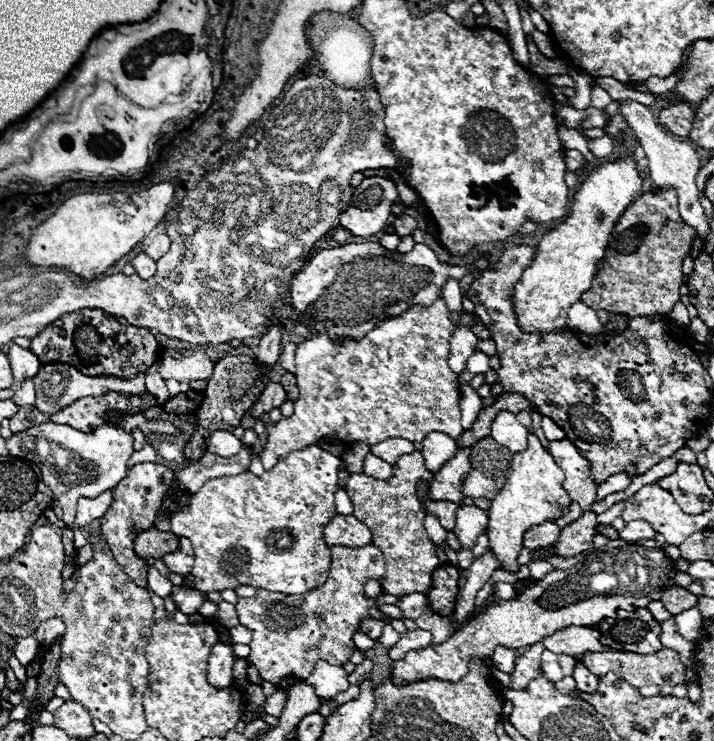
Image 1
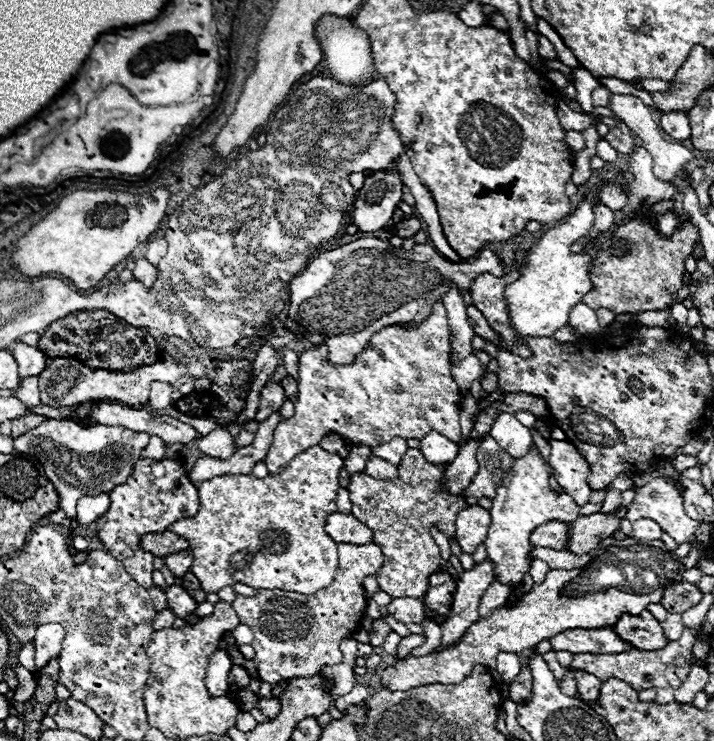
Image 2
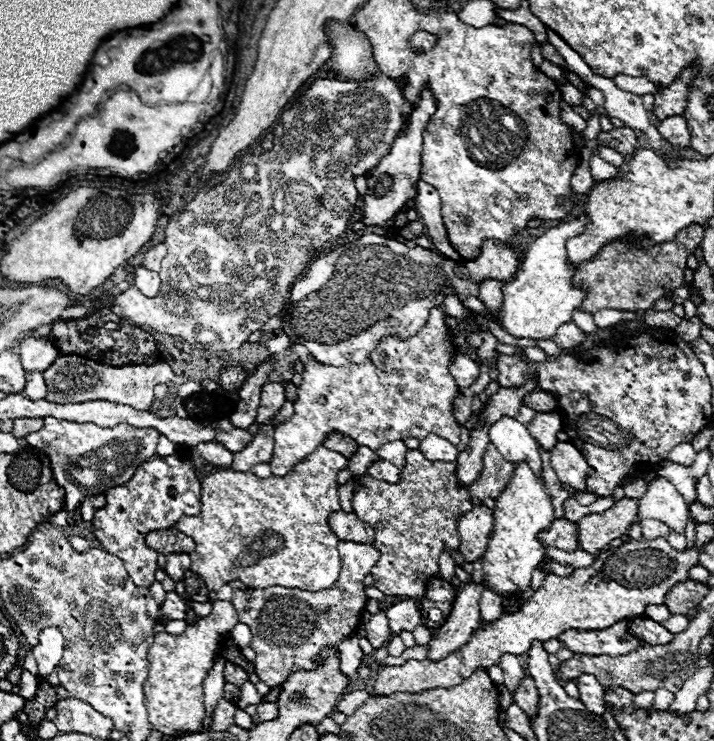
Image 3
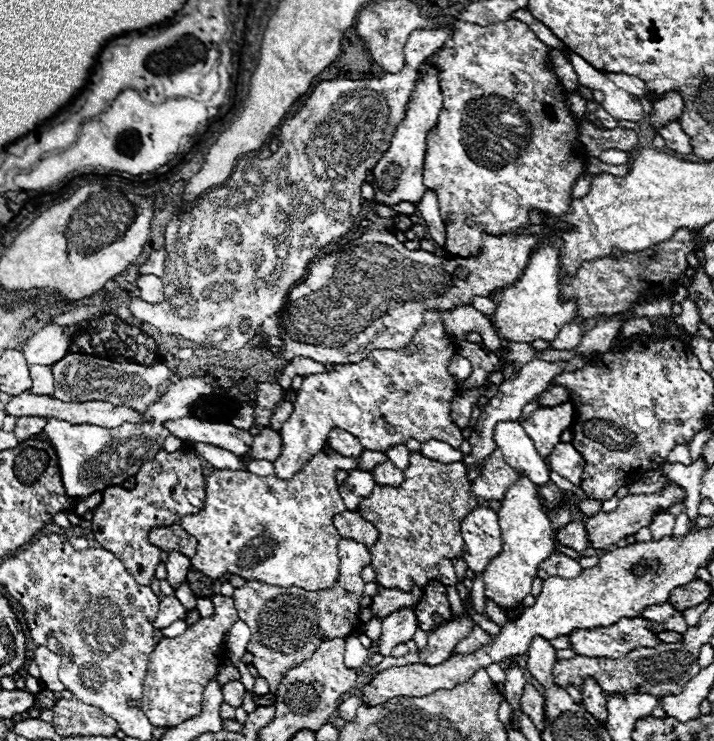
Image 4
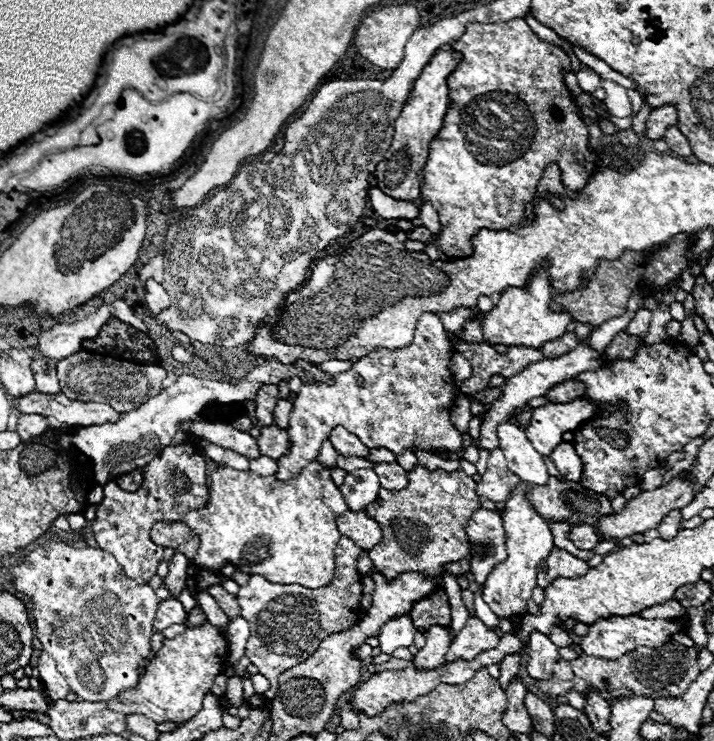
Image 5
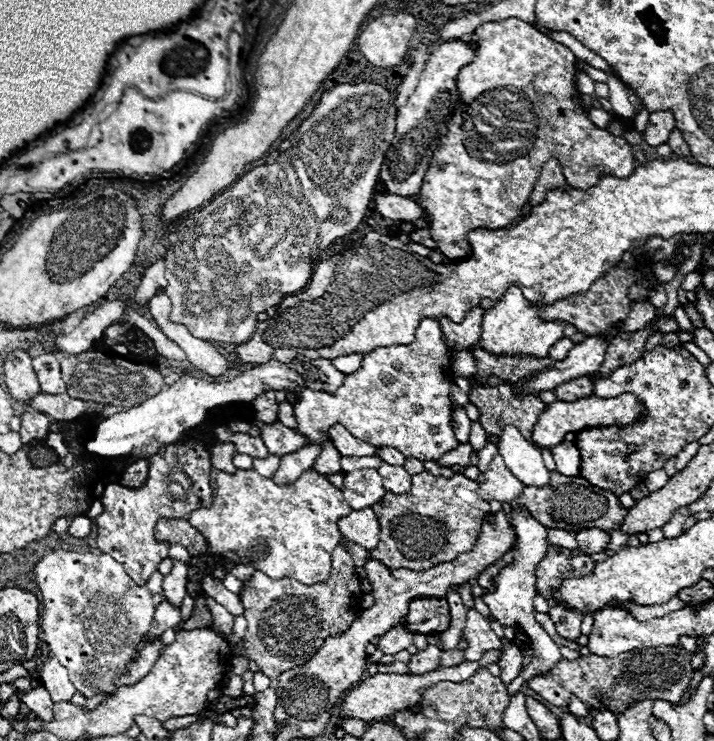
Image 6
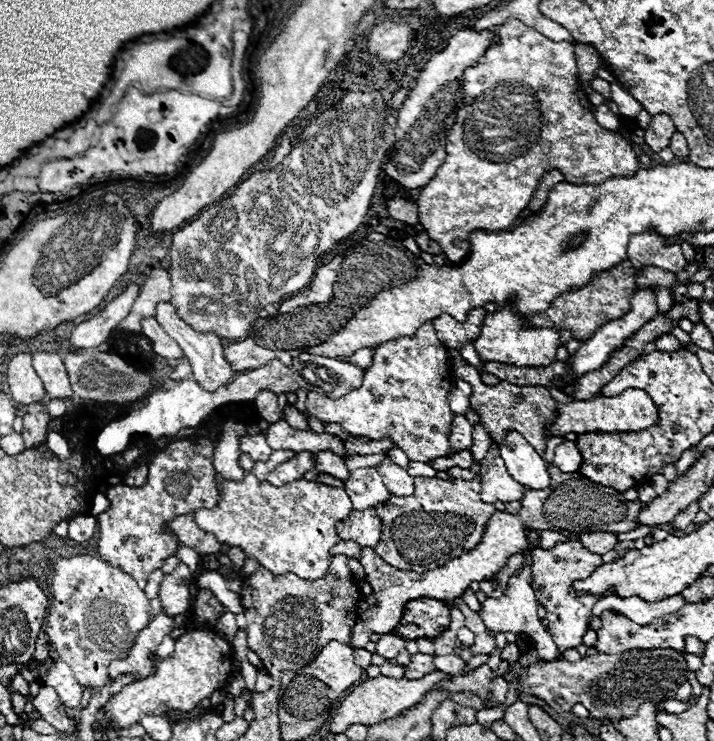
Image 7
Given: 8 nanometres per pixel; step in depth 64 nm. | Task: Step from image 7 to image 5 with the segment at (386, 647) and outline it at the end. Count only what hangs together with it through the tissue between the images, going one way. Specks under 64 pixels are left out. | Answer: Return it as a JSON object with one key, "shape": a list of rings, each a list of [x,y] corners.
{"shape":[[[404,614],[400,618],[394,618],[392,622],[386,622],[382,628],[378,640],[380,640],[380,652],[382,654],[392,654],[396,648],[408,648],[414,642],[414,626],[410,622],[410,616]]]}

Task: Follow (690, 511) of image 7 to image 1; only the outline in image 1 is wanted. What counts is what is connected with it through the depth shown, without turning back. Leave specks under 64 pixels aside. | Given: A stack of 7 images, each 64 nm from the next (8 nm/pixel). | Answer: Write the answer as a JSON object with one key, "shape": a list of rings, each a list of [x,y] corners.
{"shape":[[[632,520],[626,524],[624,530],[620,530],[620,538],[622,540],[650,540],[654,538],[658,532],[644,520]]]}

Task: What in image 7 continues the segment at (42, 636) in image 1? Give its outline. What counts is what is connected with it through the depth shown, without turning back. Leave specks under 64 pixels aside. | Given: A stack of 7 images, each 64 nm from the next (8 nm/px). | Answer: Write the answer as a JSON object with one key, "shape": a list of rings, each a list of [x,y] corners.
{"shape":[[[62,660],[54,662],[52,668],[48,670],[44,684],[58,690],[58,696],[62,696],[62,700],[68,708],[80,708],[84,686],[74,678],[74,674],[66,662],[62,662]]]}

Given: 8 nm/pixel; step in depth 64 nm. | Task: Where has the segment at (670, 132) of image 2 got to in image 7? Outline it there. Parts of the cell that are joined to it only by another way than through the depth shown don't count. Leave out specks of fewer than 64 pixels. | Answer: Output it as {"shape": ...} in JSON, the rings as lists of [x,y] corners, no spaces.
{"shape":[[[674,132],[672,140],[670,140],[670,150],[672,150],[676,156],[688,156],[686,138],[684,138],[680,132]]]}

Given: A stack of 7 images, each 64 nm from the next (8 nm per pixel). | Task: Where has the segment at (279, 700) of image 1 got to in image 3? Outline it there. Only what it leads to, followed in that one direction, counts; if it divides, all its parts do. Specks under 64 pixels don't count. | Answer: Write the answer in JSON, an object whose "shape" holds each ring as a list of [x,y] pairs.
{"shape":[[[260,702],[258,704],[258,714],[252,718],[254,724],[266,722],[266,720],[274,720],[278,716],[278,706],[274,702]]]}

